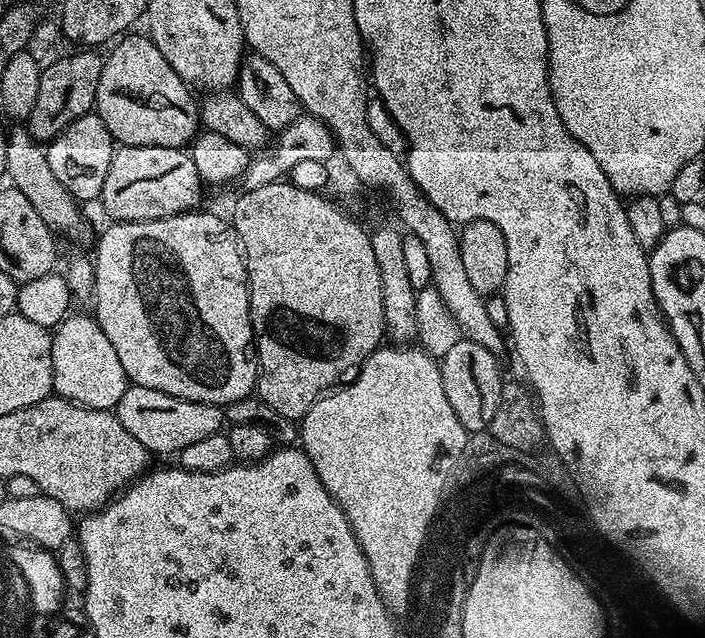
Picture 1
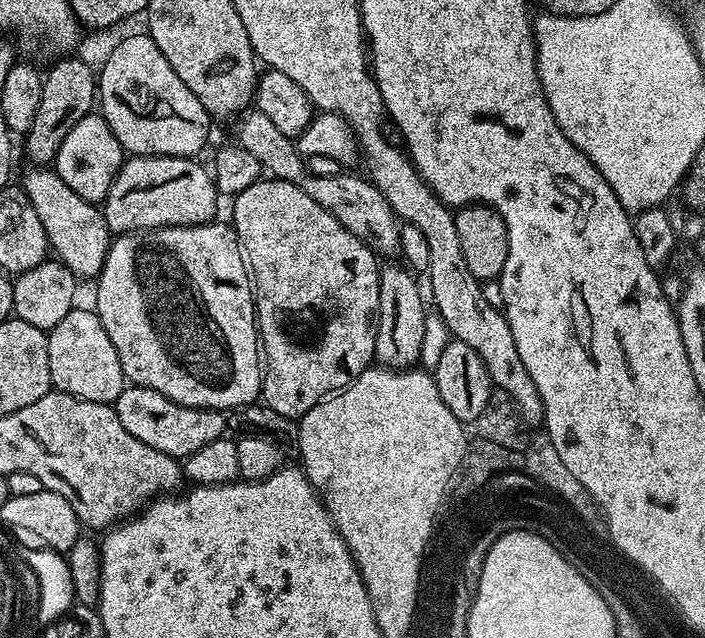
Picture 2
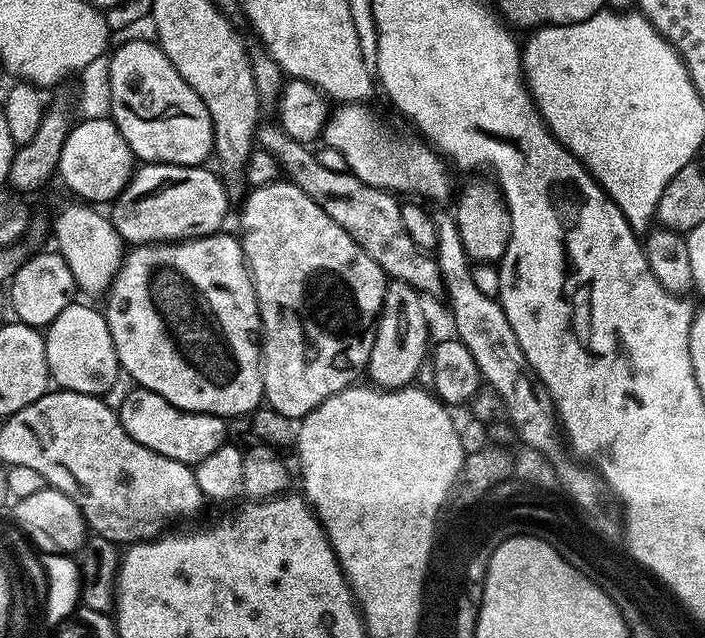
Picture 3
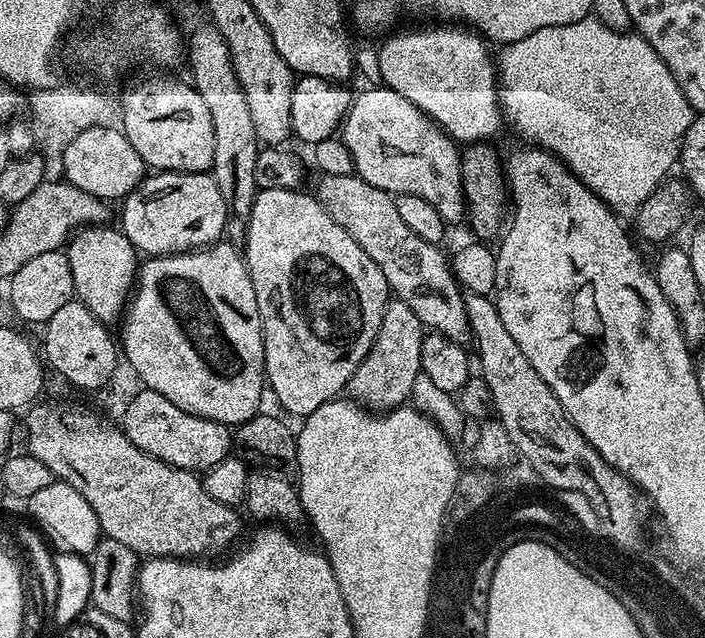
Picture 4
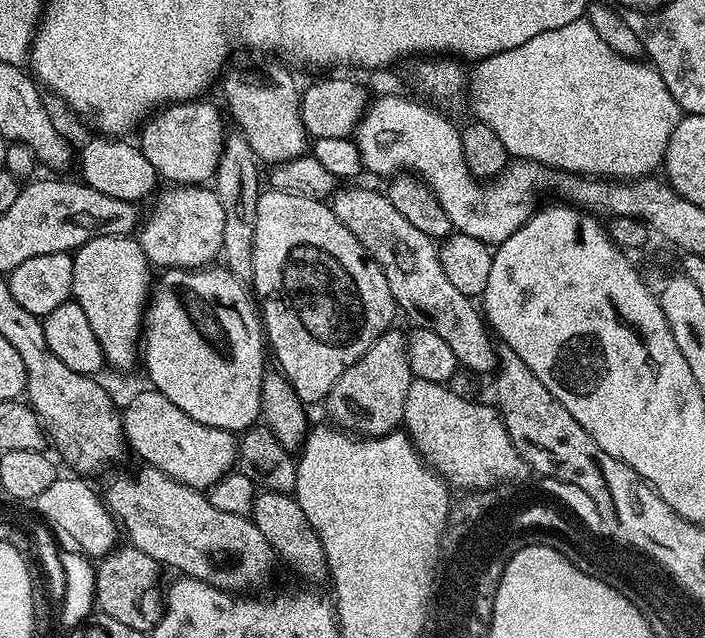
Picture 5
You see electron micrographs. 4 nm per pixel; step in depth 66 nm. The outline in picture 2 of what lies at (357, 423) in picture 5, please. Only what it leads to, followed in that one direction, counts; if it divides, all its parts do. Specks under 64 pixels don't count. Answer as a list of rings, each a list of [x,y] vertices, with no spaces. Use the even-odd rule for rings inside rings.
[[[403,263],[384,264],[380,270],[380,306],[375,322],[376,360],[384,366],[413,367],[419,361],[426,310],[426,296],[416,285],[417,277]]]

